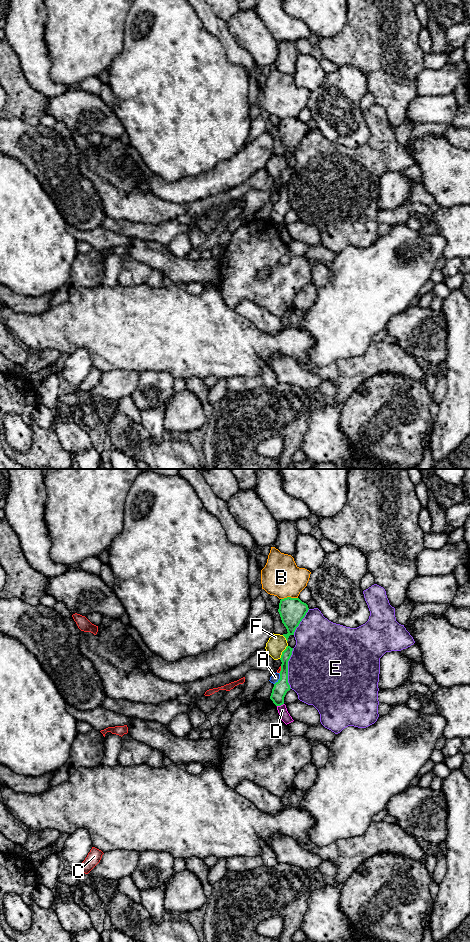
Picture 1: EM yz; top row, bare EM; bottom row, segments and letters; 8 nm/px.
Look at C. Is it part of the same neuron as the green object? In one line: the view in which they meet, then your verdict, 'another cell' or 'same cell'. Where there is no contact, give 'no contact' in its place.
meets green in yz; another cell

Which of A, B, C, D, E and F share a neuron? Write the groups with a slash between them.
A / B / C / D / E / F

